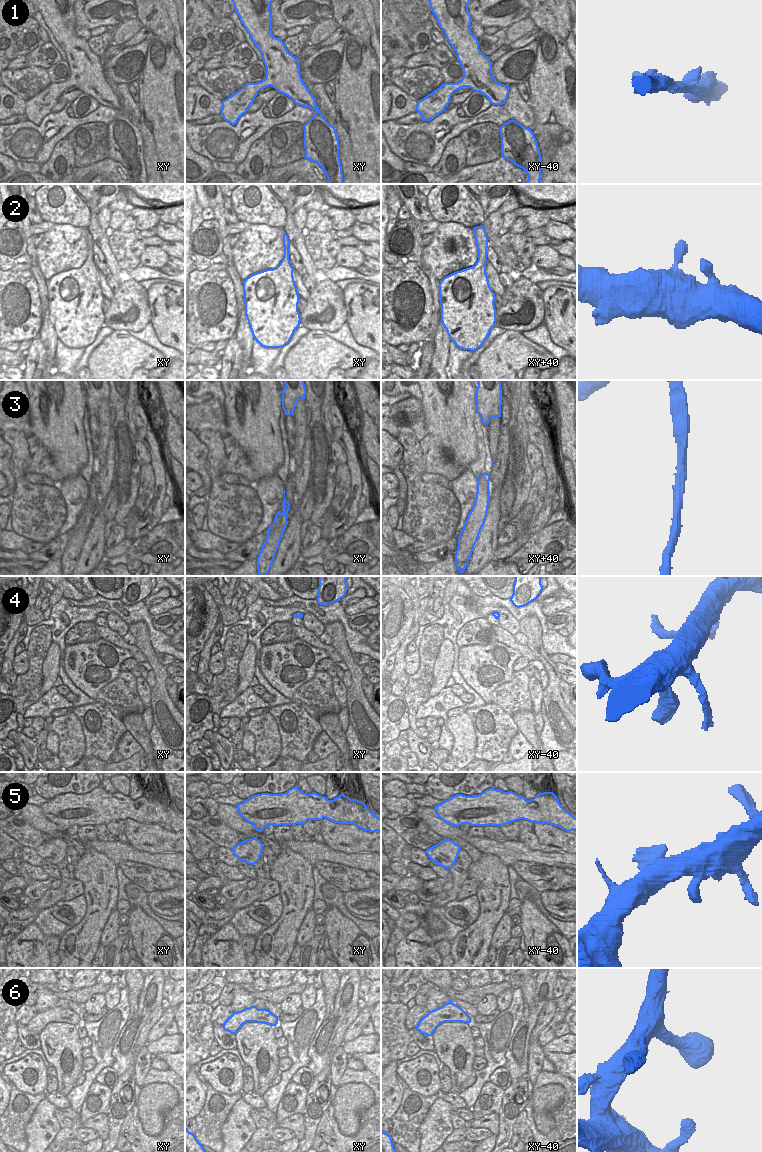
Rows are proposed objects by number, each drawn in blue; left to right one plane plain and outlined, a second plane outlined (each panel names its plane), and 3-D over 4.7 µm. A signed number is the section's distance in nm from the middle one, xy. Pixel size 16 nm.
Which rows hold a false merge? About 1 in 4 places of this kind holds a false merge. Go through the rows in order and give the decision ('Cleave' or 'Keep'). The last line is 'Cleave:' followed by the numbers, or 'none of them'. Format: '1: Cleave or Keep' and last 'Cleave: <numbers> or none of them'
1: Keep
2: Keep
3: Keep
4: Keep
5: Keep
6: Keep
Cleave: none of them.

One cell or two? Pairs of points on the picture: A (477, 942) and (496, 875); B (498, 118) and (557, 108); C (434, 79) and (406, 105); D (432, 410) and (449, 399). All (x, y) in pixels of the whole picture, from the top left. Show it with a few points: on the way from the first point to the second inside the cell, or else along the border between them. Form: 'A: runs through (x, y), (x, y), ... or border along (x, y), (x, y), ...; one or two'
A: runs through (485, 925), (491, 912), (490, 894), (492, 892); one
B: border along (527, 102), (534, 118), (532, 131); two
C: border along (395, 84), (417, 101); two
D: runs through (437, 410), (440, 410), (446, 404); one

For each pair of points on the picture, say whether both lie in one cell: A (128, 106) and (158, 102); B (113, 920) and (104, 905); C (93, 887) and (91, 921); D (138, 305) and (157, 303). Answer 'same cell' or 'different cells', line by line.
A: different cells
B: different cells
C: same cell
D: different cells

